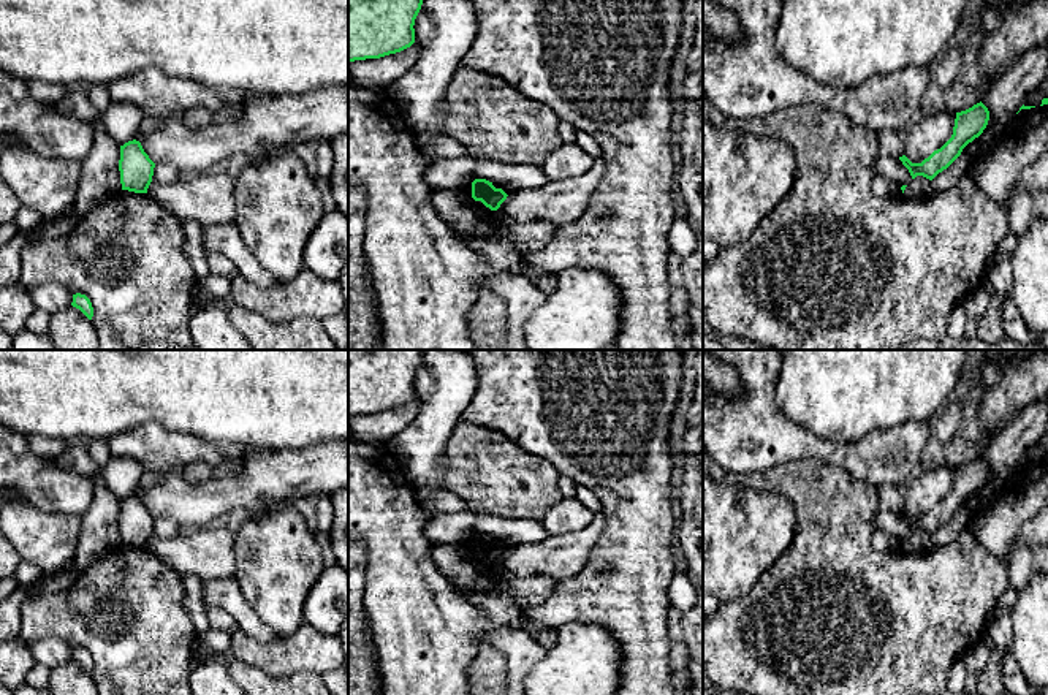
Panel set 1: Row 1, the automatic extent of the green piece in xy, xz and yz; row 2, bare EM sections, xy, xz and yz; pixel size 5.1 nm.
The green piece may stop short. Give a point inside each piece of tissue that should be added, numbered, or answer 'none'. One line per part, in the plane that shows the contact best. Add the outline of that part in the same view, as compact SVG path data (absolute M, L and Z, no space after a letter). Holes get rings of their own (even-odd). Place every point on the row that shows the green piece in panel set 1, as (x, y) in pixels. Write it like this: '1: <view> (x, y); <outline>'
none

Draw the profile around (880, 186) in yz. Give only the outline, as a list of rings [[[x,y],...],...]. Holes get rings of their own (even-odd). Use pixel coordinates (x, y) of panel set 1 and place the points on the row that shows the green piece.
[[[883,174],[872,176],[871,190],[880,198],[893,198],[902,193],[899,184]]]

